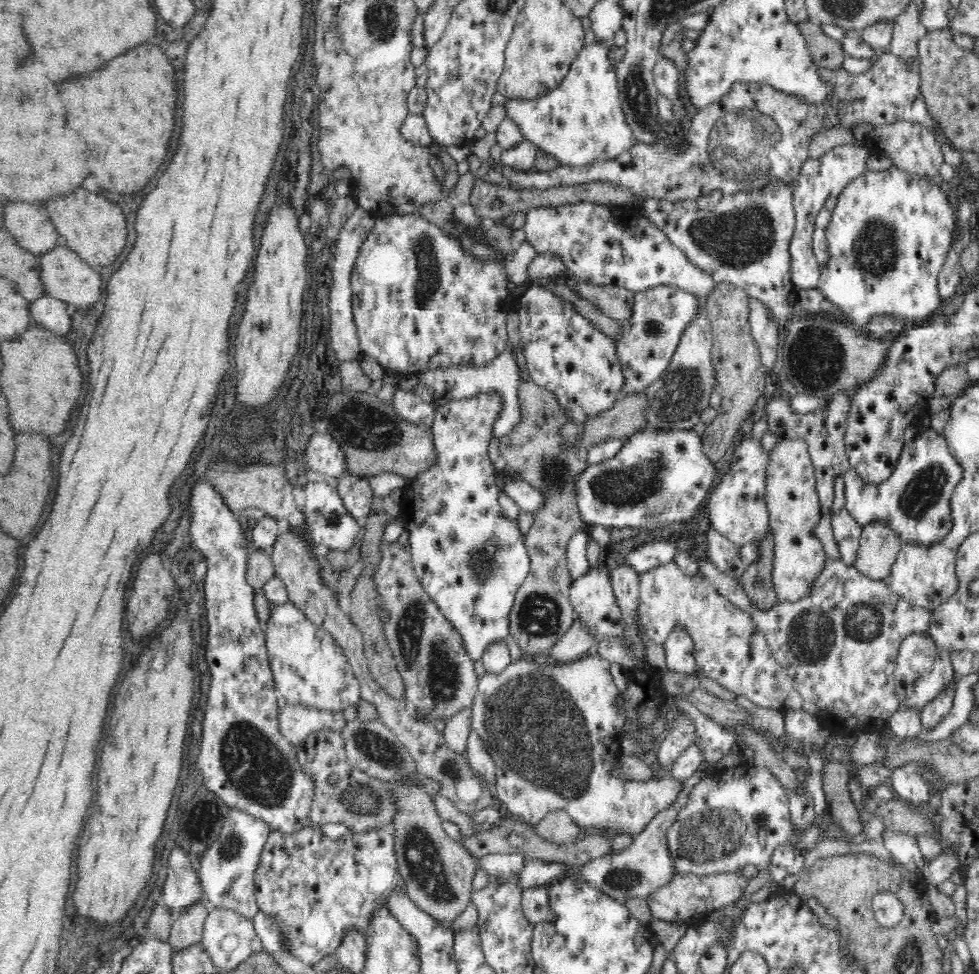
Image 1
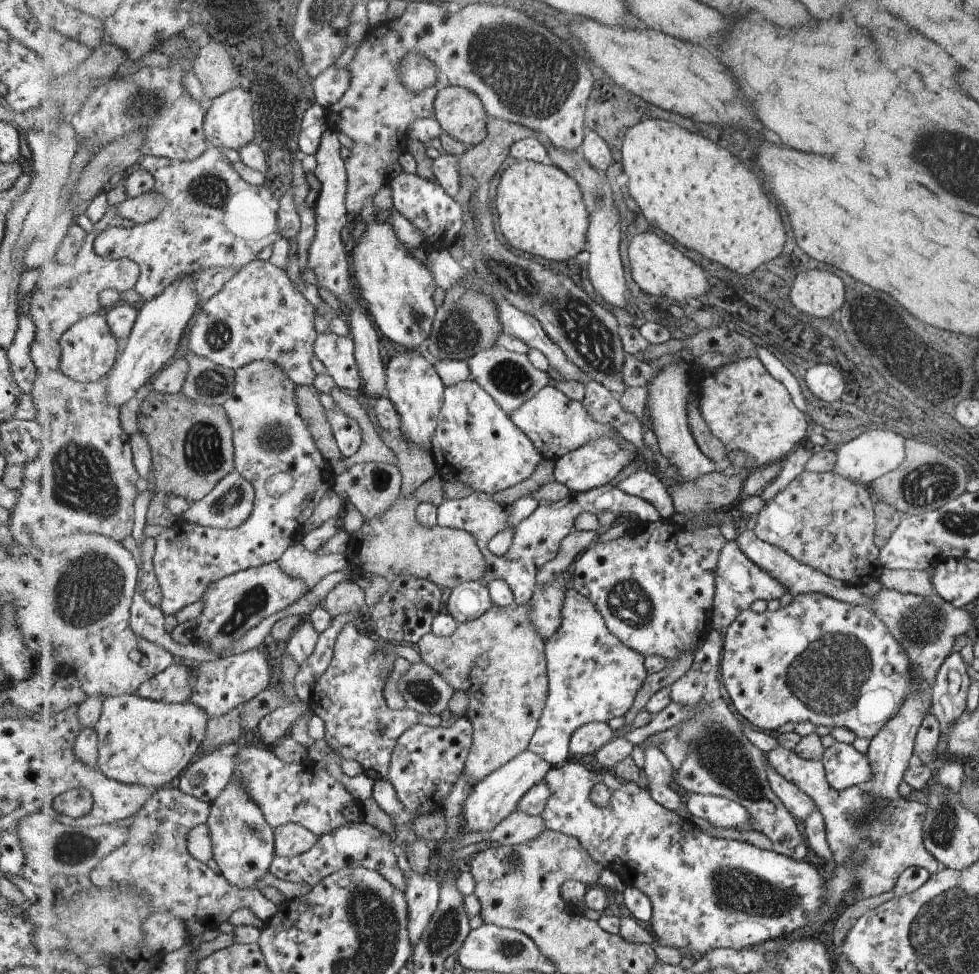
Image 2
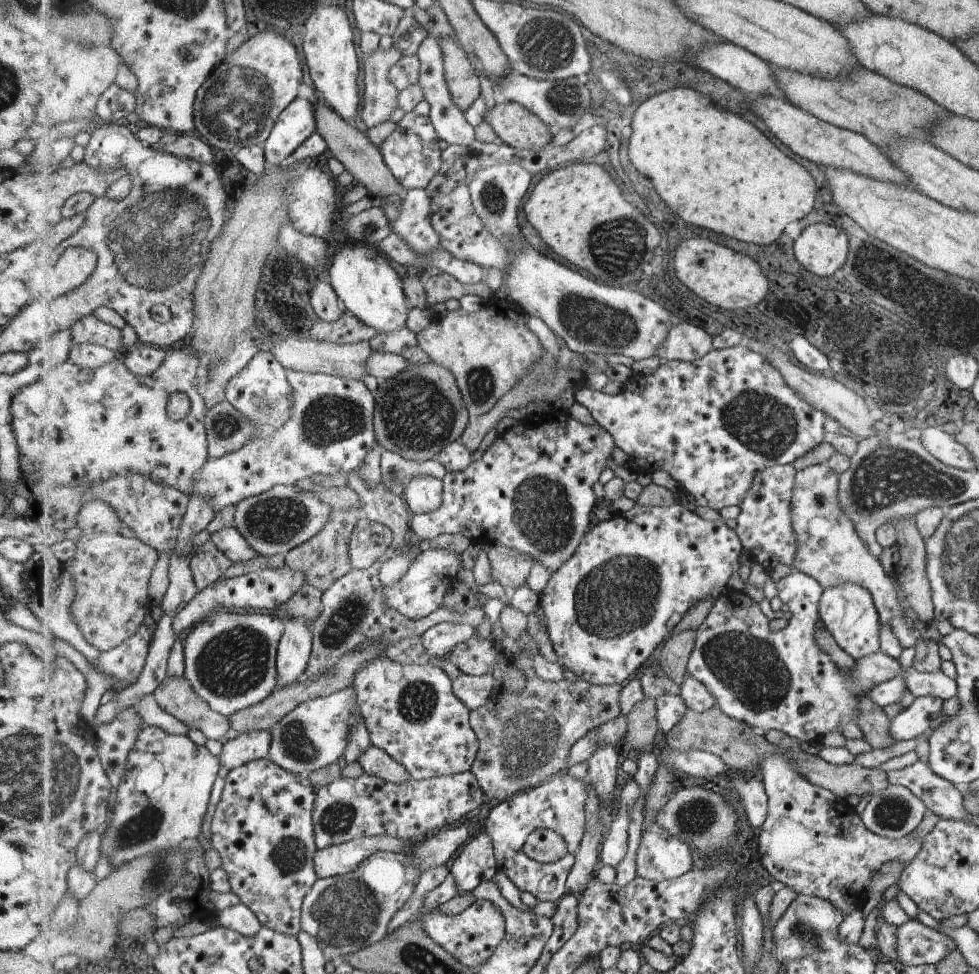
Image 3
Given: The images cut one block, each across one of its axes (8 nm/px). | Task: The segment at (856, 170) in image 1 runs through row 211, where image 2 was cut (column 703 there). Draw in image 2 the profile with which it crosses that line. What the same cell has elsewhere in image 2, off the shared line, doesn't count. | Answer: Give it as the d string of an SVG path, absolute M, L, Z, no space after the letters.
M690 793L685 799L685 806L691 816L707 820L715 827L734 828L737 831L751 828L749 809L729 797Z

